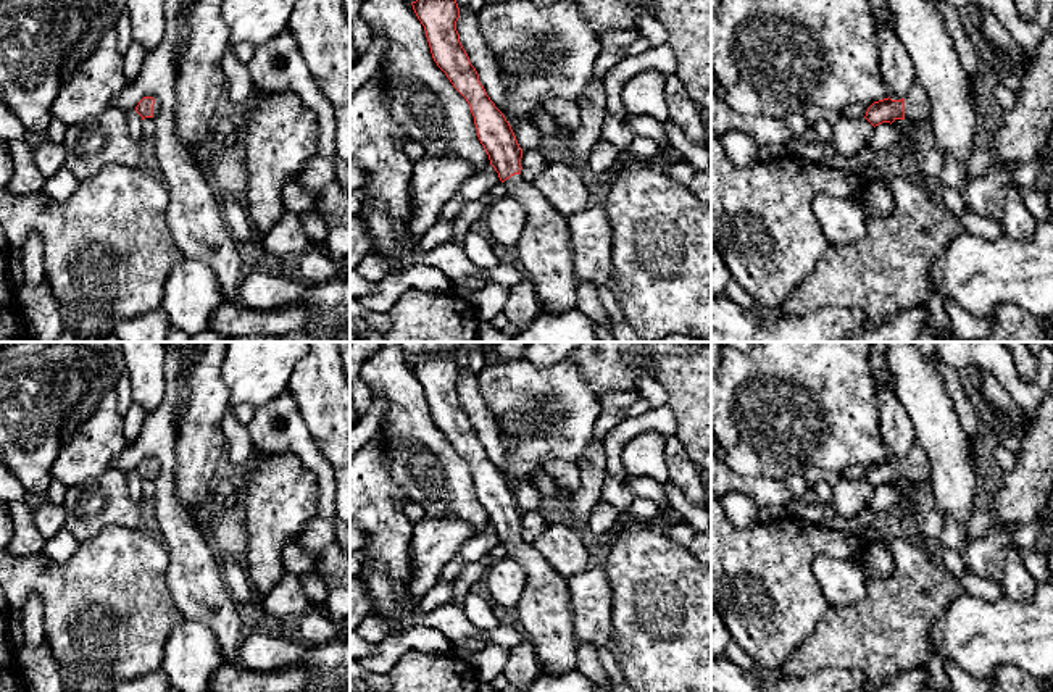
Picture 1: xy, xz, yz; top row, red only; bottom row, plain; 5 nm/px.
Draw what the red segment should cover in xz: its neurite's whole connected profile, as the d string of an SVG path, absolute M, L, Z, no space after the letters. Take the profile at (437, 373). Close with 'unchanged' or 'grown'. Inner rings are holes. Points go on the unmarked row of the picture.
M434 353L411 366L424 387L434 423L469 465L477 498L506 547L508 558L518 561L527 574L527 586L516 610L542 669L551 674L577 669L568 579L560 576L532 544L522 540L522 510L505 476L487 456L460 403L455 353Z; grown

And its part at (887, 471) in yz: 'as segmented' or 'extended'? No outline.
extended

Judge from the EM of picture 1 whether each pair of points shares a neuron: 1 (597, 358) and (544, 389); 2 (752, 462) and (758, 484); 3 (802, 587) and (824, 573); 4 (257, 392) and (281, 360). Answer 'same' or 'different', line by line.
1: different
2: different
3: different
4: same

